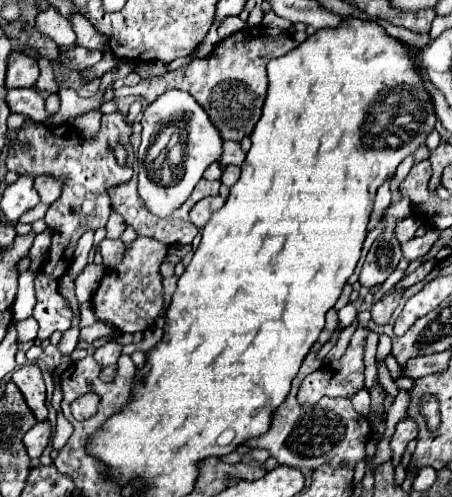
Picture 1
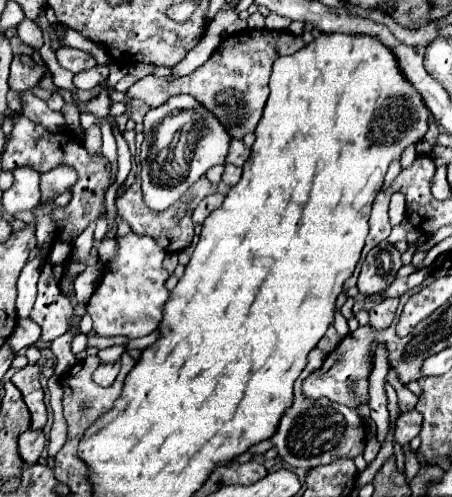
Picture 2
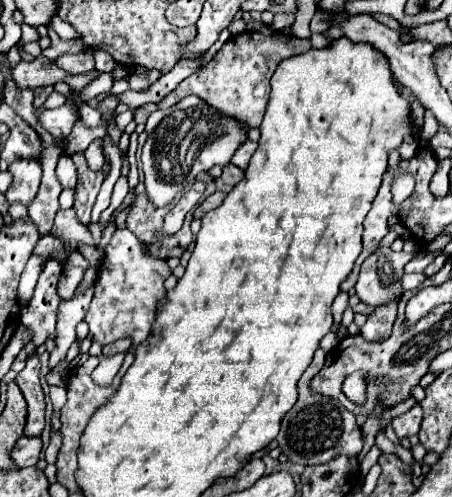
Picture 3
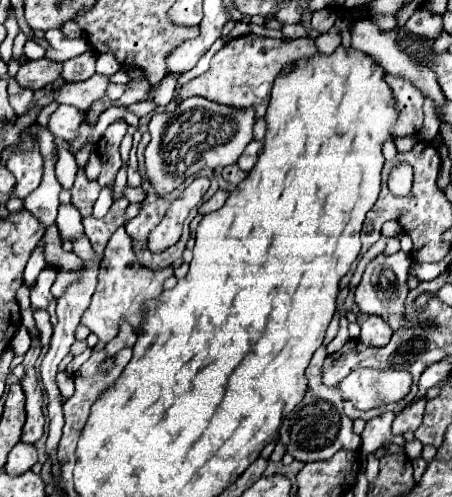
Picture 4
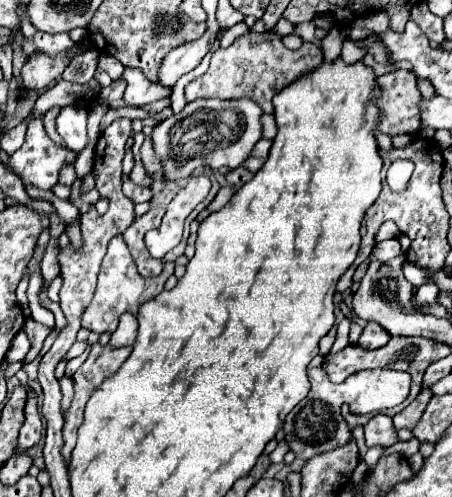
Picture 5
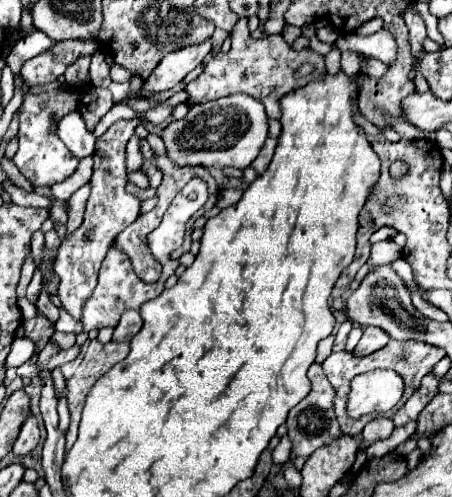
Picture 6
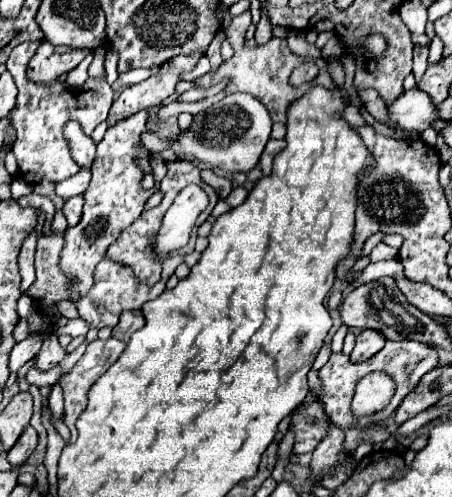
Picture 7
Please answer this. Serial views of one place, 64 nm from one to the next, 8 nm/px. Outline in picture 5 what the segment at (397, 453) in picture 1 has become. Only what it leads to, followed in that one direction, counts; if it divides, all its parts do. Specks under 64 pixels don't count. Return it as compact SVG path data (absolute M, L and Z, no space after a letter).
M424 388L424 390L418 394L418 398L416 398L408 408L404 408L400 414L394 416L394 428L396 428L396 430L400 430L400 428L414 430L414 426L420 422L422 412L424 412L424 408L426 408L426 404L428 404L430 398L432 398L430 388Z

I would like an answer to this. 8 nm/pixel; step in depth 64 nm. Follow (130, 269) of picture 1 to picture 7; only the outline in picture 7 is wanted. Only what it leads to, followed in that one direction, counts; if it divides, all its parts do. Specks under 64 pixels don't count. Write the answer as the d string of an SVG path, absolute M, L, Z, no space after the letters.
M172 256L172 258L166 258L164 260L164 270L162 270L162 278L160 282L156 282L156 286L146 286L142 284L132 268L112 260L112 258L104 258L98 266L96 266L96 276L94 276L94 288L92 292L88 292L88 296L84 296L80 300L78 306L78 316L82 320L86 320L90 326L94 328L104 328L104 326L110 326L114 328L118 324L118 318L124 310L132 310L132 308L140 308L144 302L148 300L154 300L158 298L162 292L164 292L164 286L166 286L166 280L174 274L174 270L178 268L178 264L182 264L184 258L182 256Z

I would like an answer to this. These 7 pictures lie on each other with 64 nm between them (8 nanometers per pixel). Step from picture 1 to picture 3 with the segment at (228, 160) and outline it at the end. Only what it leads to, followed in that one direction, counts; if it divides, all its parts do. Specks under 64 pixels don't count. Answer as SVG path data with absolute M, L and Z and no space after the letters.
M242 142L240 144L240 148L234 152L234 156L232 156L232 164L236 164L238 168L246 168L248 166L248 160L250 160L250 156L252 156L252 152L256 150L256 142Z

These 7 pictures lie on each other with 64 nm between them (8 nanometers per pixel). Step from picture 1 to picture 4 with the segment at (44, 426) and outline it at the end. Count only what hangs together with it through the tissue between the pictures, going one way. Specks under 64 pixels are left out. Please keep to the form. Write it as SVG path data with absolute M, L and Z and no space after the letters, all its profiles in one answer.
M20 440L20 442L12 448L12 452L10 452L10 456L8 456L6 472L10 472L12 476L18 476L20 472L30 470L36 462L38 462L38 452L36 452L36 446Z

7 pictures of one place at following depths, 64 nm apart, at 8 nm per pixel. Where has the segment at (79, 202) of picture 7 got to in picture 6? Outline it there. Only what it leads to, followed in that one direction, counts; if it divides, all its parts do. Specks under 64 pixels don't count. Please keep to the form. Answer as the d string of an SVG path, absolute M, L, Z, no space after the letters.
M90 182L84 184L82 188L78 188L72 198L68 200L68 224L66 224L66 232L68 234L74 234L80 224L82 224L82 216L84 216L84 206L86 206L86 200L90 196Z

